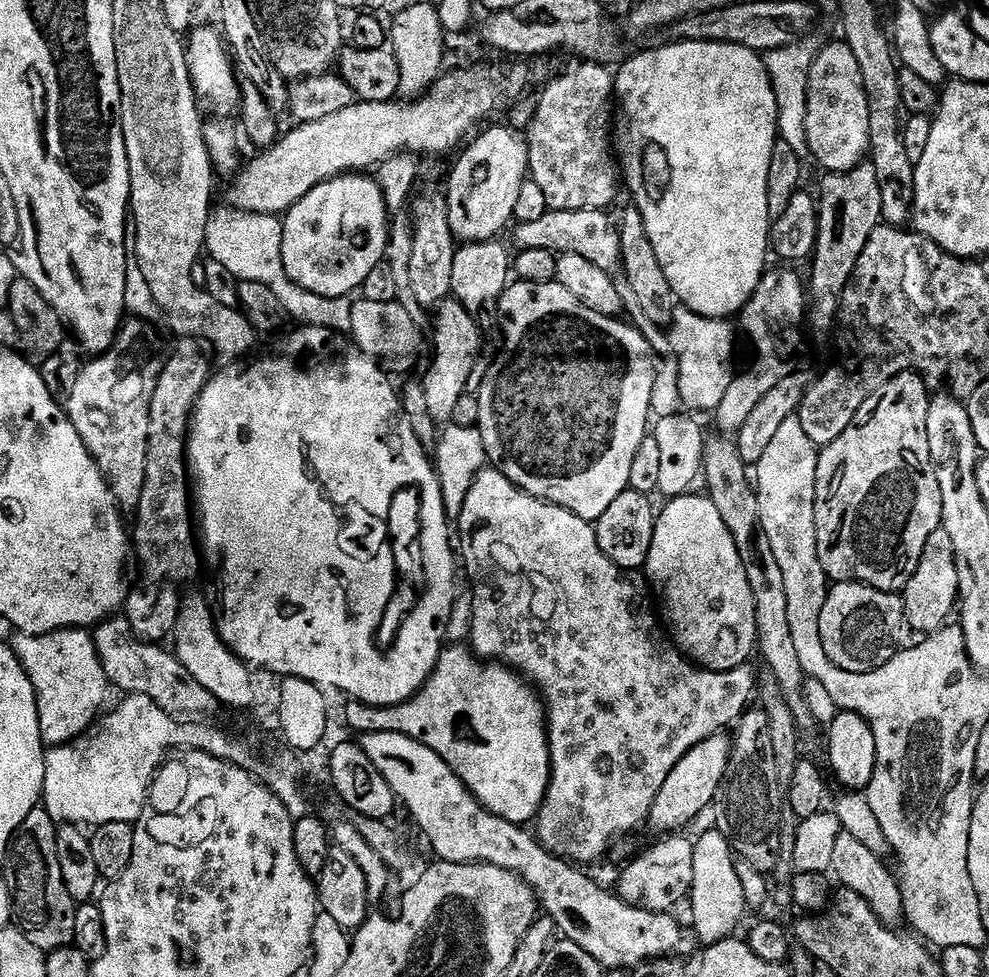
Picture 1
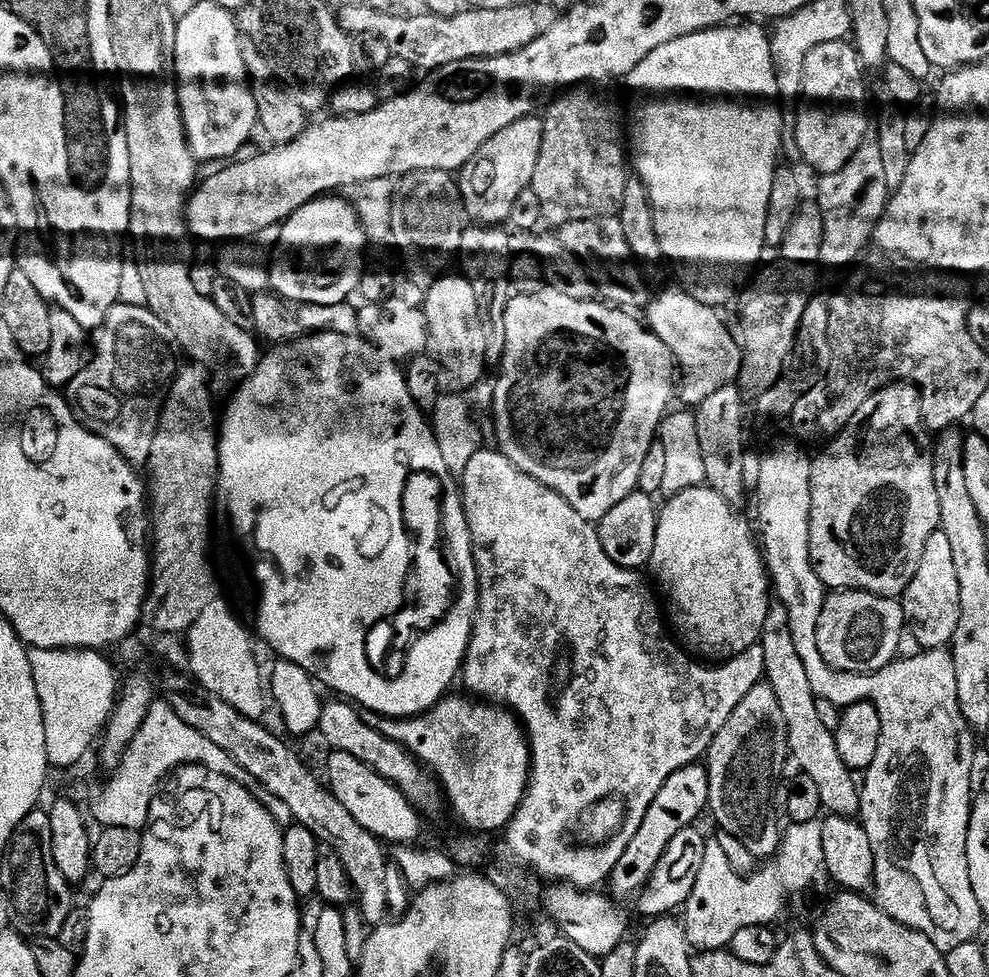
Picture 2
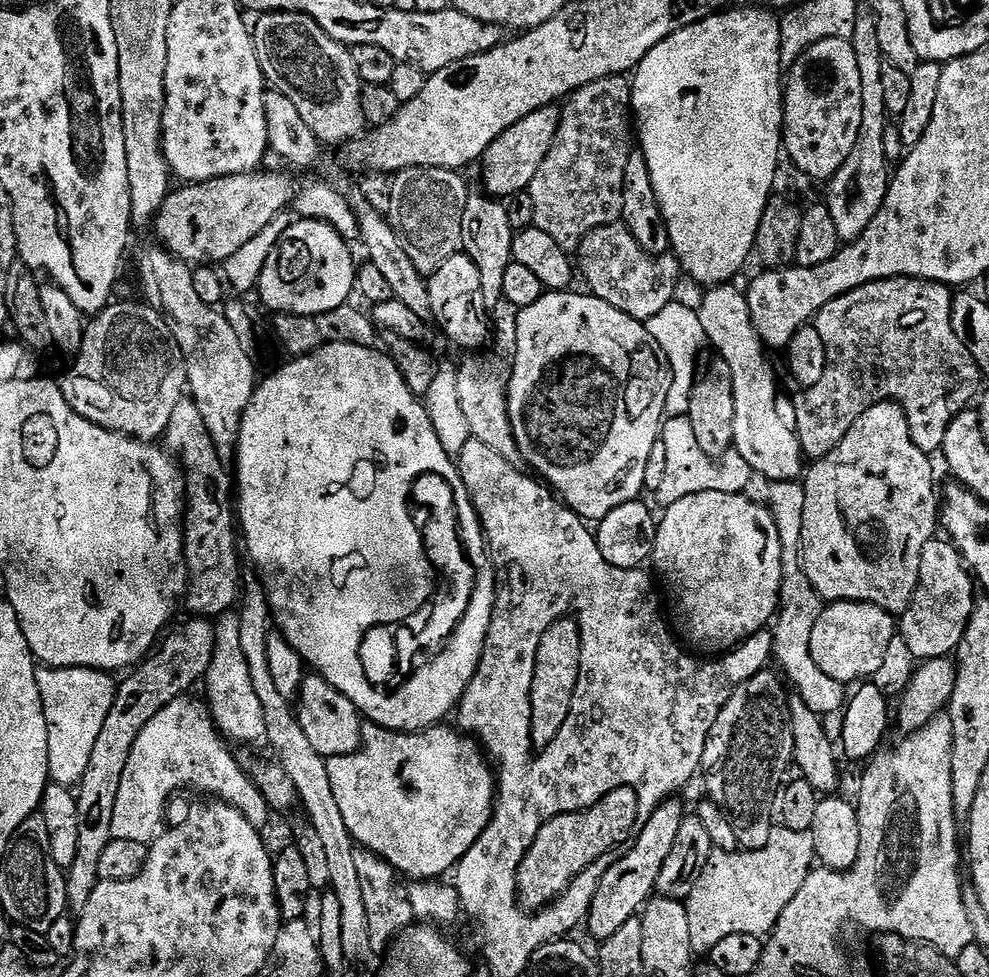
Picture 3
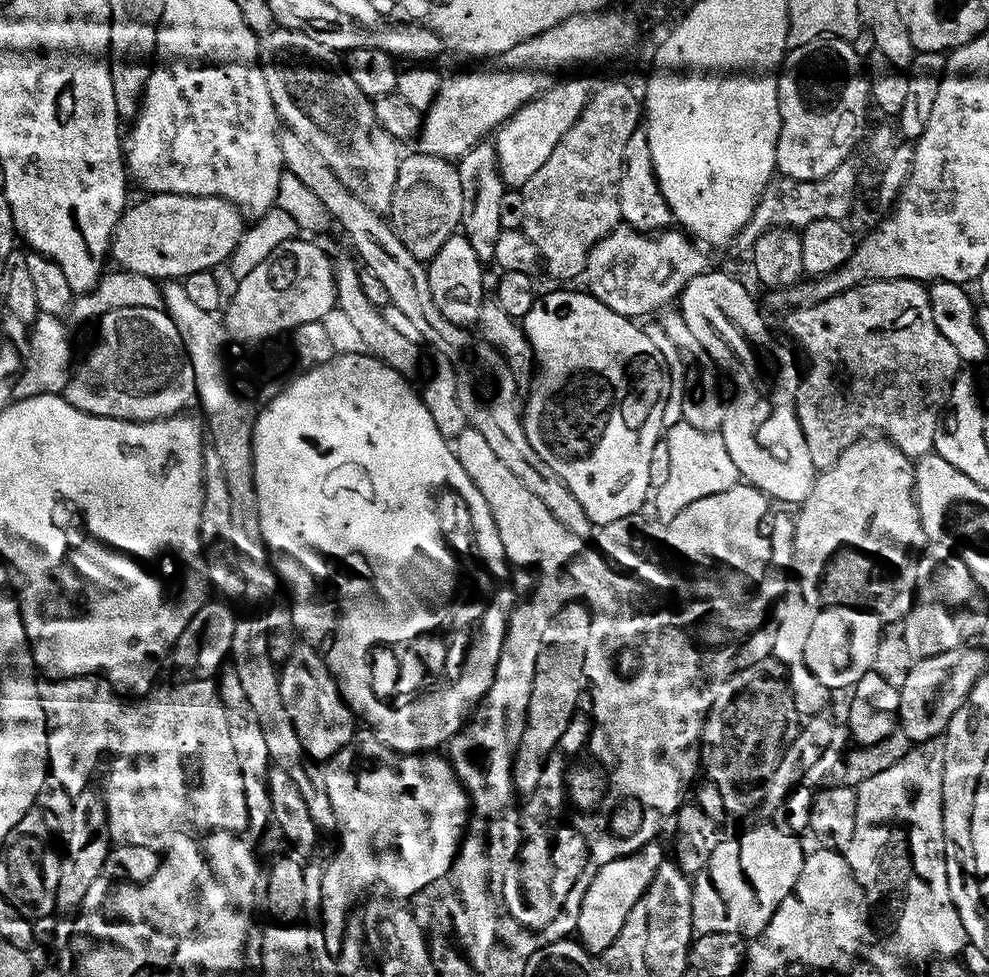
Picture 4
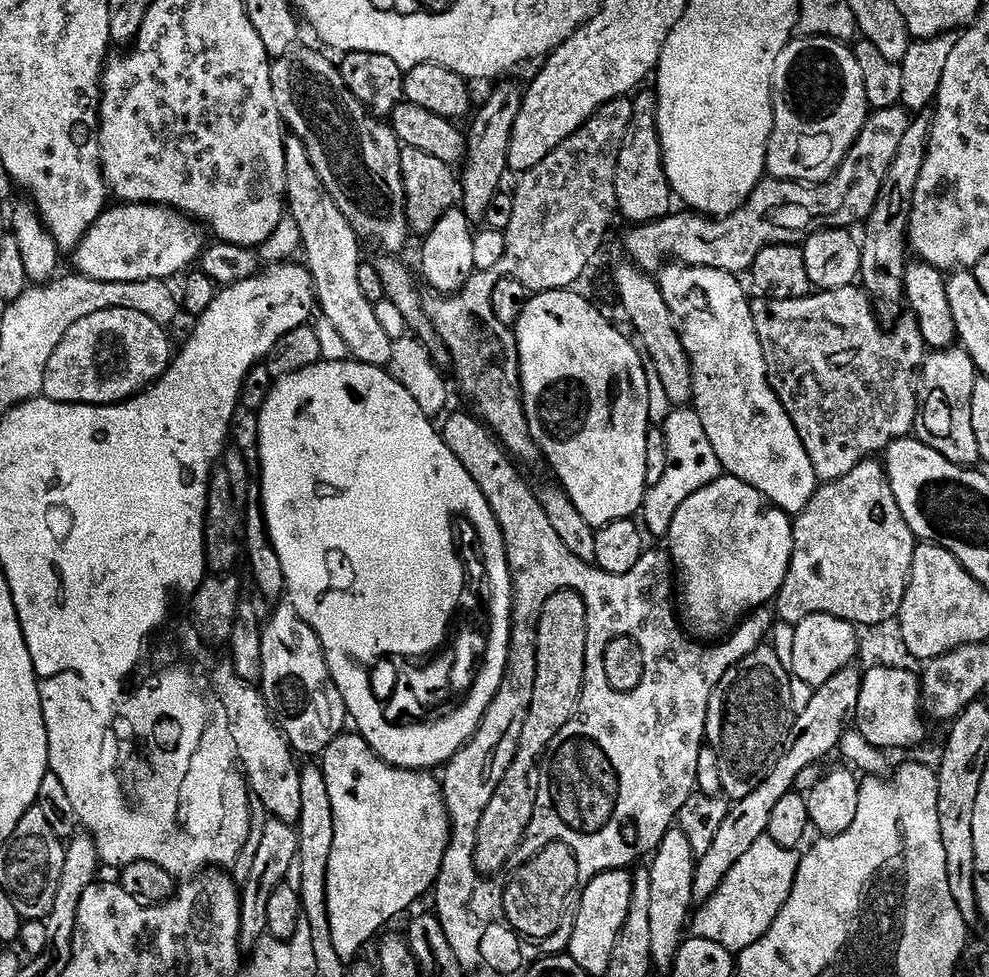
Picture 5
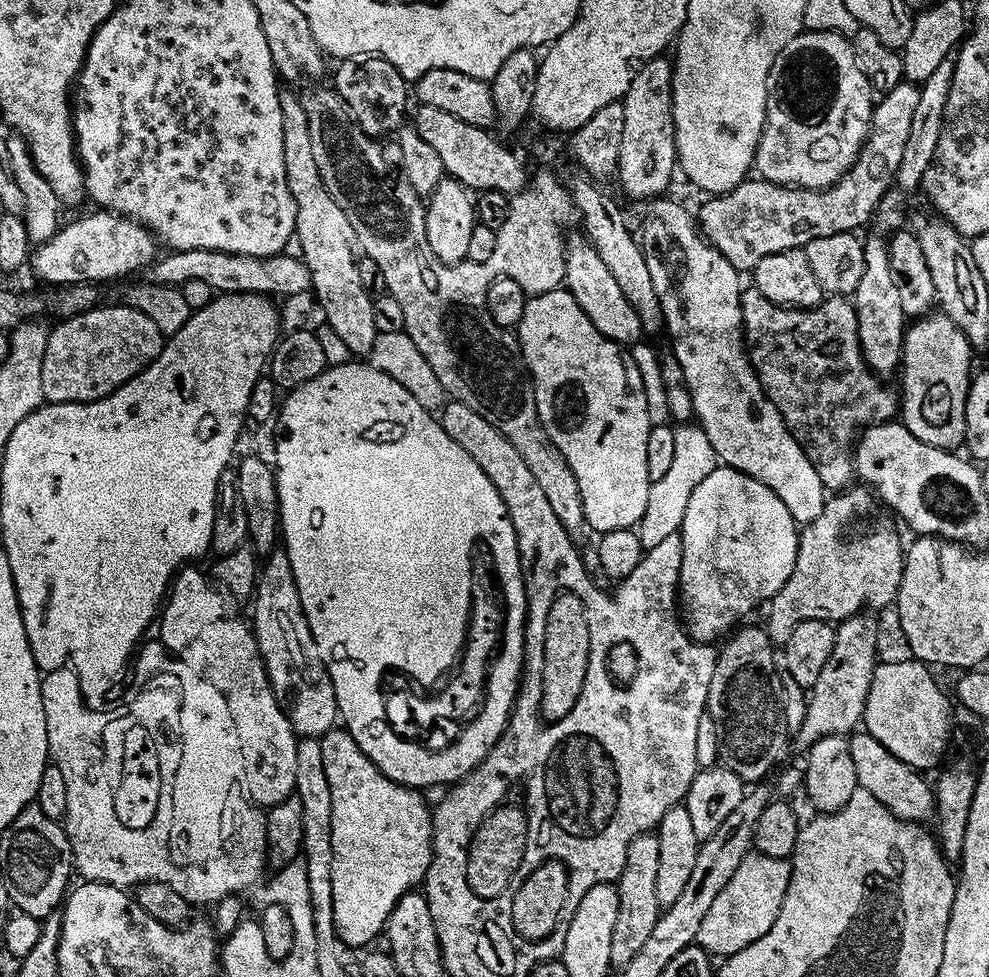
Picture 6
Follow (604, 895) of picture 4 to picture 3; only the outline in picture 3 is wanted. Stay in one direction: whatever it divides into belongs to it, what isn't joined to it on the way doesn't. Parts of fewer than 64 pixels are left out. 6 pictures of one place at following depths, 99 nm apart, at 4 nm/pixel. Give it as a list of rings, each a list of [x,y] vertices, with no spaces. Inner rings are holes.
[[[669,798],[663,804],[659,804],[647,817],[648,821],[646,821],[647,819],[643,821],[642,827],[636,832],[630,847],[624,853],[629,852],[621,860],[614,861],[599,877],[597,896],[593,900],[592,908],[586,919],[586,928],[597,936],[597,941],[608,940],[610,934],[615,934],[625,922],[630,922],[630,918],[637,916],[648,901],[653,899],[658,874],[662,874],[662,866],[666,866],[666,858],[670,858],[670,850],[674,850],[674,842],[678,839],[678,830],[682,830],[685,815],[686,809],[680,798]]]

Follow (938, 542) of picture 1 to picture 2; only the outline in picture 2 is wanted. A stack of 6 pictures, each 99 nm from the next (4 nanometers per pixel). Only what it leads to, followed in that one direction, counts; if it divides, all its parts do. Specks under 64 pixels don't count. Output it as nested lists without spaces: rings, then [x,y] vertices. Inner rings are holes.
[[[942,530],[930,534],[930,542],[926,542],[926,550],[922,550],[922,563],[918,566],[918,574],[914,574],[910,586],[904,592],[902,603],[907,631],[921,644],[919,646],[921,649],[947,649],[951,645],[958,630],[962,598],[950,538],[946,538]]]

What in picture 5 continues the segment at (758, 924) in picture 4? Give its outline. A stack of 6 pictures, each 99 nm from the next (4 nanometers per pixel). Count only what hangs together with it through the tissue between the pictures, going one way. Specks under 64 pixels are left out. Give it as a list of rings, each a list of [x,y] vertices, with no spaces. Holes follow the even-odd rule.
[[[767,834],[760,836],[758,842],[730,866],[730,874],[722,878],[722,886],[695,909],[690,920],[691,931],[733,950],[749,948],[761,940],[790,898],[790,890],[800,869],[800,857],[797,849],[778,846],[778,842]]]

